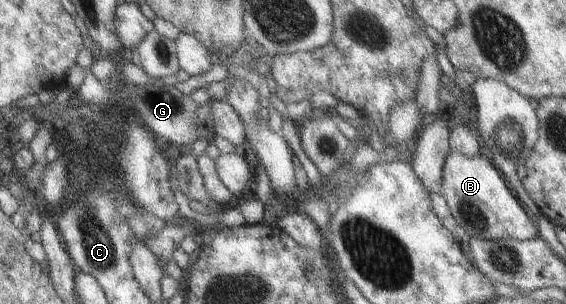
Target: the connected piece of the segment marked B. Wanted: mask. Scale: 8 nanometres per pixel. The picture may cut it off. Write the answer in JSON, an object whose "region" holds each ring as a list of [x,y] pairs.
{"region":[[[449,150],[441,169],[439,195],[446,202],[454,221],[469,238],[529,240],[538,236],[531,214],[518,204],[516,196],[500,179],[500,173],[483,154],[466,157],[460,152]]]}

